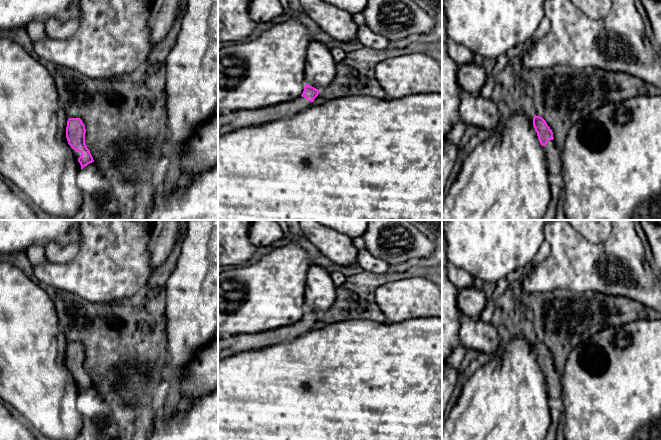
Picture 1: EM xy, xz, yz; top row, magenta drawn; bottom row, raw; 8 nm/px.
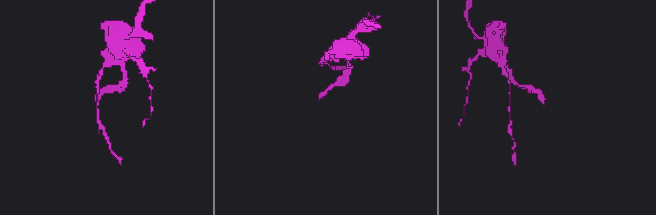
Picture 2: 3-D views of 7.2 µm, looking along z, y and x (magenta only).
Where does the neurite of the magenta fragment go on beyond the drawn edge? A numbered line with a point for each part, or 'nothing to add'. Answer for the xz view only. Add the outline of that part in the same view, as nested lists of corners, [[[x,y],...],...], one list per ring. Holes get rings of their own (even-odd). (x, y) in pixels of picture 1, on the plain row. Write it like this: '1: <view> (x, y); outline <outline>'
1: xz (231, 345); outline [[[300,320],[293,325],[283,328],[257,334],[243,334],[218,339],[218,360],[243,351],[255,351],[268,346],[290,342],[309,332],[311,329],[311,325]]]

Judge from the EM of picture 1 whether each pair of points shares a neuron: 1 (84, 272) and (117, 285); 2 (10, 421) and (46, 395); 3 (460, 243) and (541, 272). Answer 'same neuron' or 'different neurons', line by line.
1: same neuron
2: different neurons
3: different neurons

